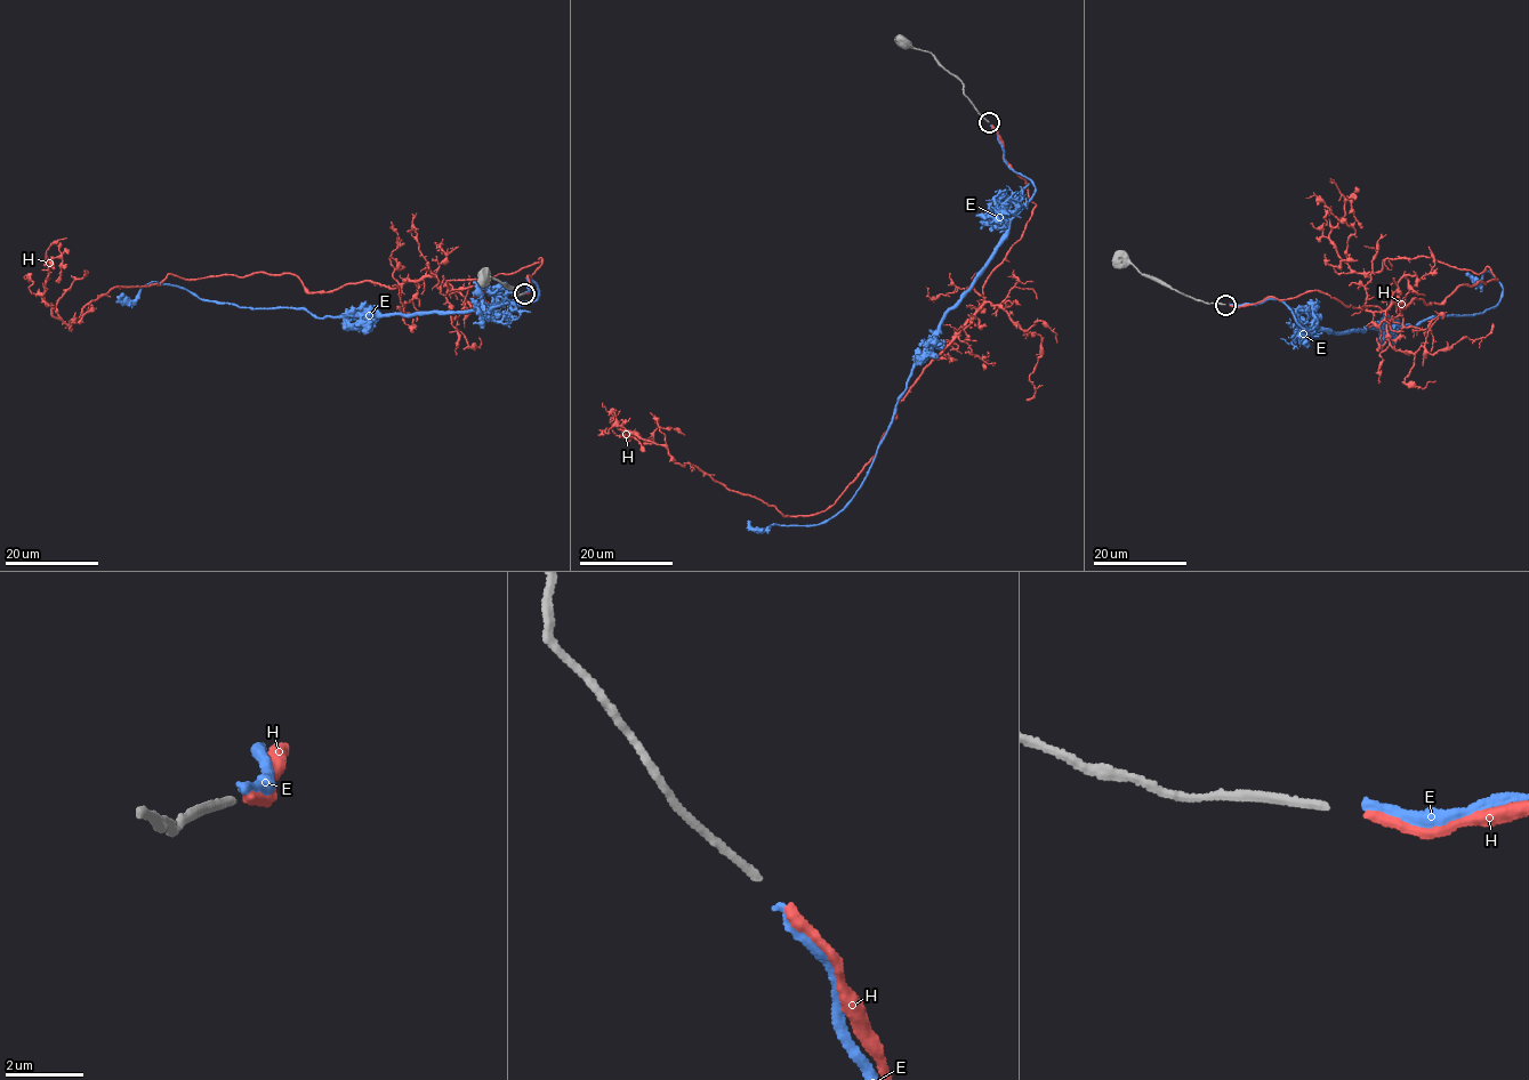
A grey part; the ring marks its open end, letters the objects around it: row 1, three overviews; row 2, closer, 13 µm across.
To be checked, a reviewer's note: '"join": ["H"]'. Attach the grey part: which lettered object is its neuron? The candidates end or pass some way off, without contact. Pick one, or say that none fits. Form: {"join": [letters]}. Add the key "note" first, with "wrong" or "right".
{"note": "right", "join": ["H"]}

